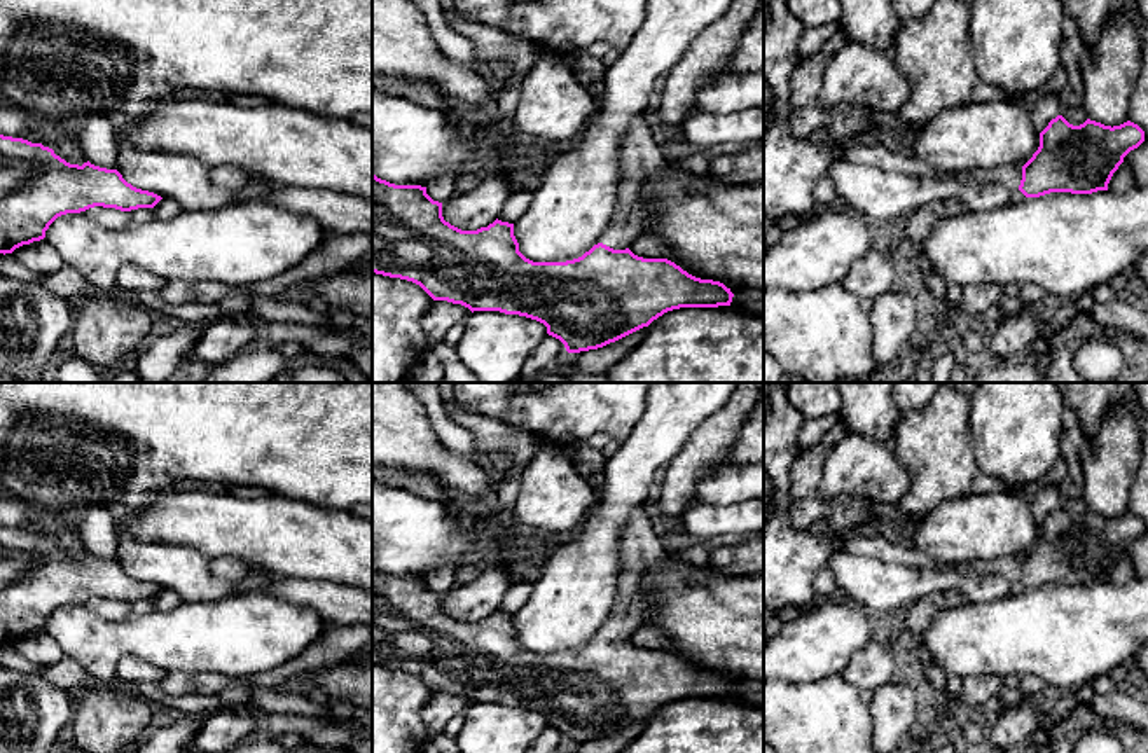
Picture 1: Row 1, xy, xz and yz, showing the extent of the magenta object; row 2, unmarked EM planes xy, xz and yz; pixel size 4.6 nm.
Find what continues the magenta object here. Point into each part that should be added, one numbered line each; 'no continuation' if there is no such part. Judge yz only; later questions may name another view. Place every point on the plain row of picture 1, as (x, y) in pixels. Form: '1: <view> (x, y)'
1: yz (1010, 568)

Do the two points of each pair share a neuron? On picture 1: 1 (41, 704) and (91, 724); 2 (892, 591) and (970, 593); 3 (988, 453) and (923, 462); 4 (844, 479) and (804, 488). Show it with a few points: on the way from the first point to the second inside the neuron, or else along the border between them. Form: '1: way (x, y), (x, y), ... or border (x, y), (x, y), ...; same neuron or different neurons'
1: border (74, 701), (74, 717), (69, 724); different neurons
2: way (911, 584), (951, 582); same neuron
3: border (967, 414), (974, 462), (979, 470); different neurons
4: border (827, 449), (822, 493), (827, 498), (858, 498); different neurons

